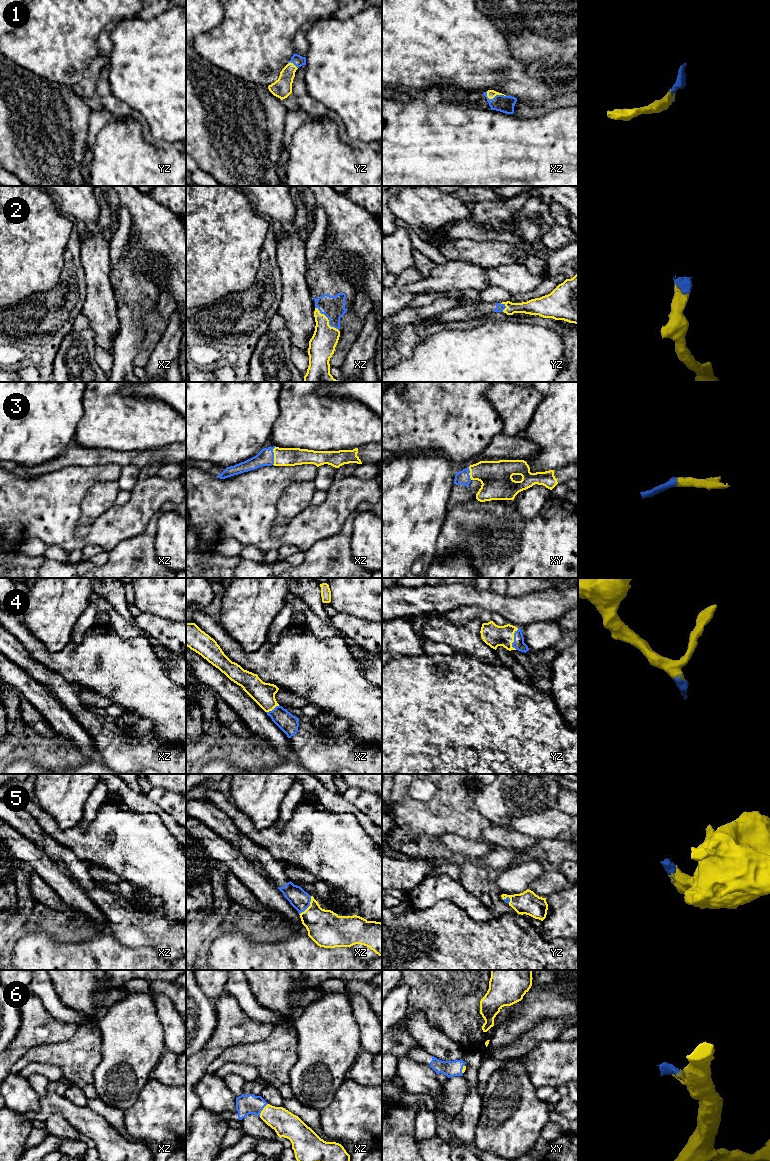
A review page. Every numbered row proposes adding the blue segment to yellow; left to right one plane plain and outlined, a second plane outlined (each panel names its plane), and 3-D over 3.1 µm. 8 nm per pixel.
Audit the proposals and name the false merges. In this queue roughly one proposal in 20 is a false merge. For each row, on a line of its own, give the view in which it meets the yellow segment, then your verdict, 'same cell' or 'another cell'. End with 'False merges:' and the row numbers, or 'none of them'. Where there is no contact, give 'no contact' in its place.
1: contact in xz; same cell
2: contact in xz; same cell
3: contact in xz; same cell
4: contact in yz; same cell
5: contact in xz; same cell
6: contact in xz; same cell
False merges: none of them

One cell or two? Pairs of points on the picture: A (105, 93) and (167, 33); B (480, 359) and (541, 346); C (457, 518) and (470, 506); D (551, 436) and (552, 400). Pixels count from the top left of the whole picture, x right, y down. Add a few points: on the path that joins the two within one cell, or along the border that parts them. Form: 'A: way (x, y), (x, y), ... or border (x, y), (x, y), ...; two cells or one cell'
A: border (109, 87), (116, 97), (127, 104); two cells
B: way (495, 359), (526, 358); one cell
C: way (460, 515), (467, 509); one cell
D: way (559, 427), (559, 409); one cell

